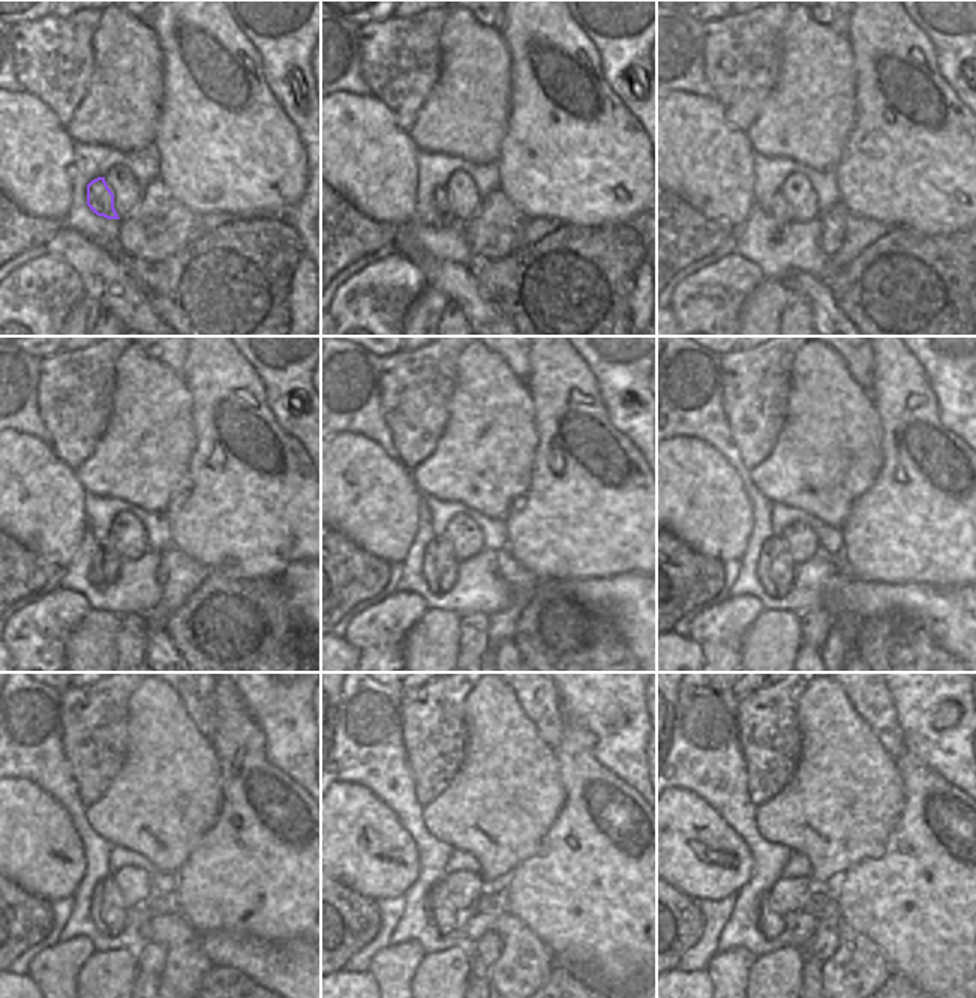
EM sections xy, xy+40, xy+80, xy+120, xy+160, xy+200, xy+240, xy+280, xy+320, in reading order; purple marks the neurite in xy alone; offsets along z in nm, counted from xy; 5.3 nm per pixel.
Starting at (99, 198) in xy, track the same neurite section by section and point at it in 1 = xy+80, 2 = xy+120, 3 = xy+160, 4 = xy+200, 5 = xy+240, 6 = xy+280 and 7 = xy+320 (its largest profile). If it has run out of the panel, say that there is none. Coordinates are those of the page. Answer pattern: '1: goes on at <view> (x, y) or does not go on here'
1: goes on at xy+80 (780, 210)
2: goes on at xy+120 (110, 562)
3: goes on at xy+160 (446, 566)
4: goes on at xy+200 (783, 569)
5: goes on at xy+240 (111, 910)
6: goes on at xy+280 (444, 919)
7: goes on at xy+320 (772, 925)

